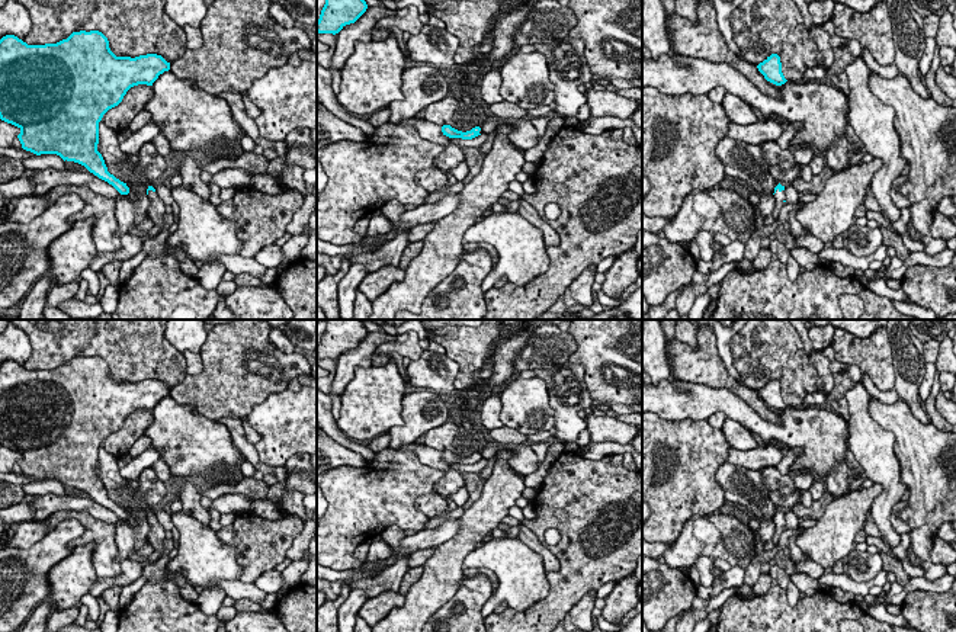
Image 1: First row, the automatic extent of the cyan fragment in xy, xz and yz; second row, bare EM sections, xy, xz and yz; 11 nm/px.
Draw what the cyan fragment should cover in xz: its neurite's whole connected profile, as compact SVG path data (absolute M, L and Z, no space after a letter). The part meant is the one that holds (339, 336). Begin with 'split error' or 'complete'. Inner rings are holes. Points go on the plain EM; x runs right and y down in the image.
complete | M327 320L317 346L317 357L336 360L346 350L355 349L366 334L362 320Z

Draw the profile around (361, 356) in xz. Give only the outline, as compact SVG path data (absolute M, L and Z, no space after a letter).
M368 331L366 337L355 349L343 352L337 359L337 369L330 394L341 397L347 384L355 376L355 369L370 368L376 347L384 343L395 341L397 336L398 334L388 334L385 331Z

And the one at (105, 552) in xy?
M61 510L48 517L46 533L49 533L58 523L67 519L77 519L84 526L84 533L71 540L70 546L77 548L89 543L94 543L93 549L93 567L97 577L116 577L122 572L118 558L118 546L115 542L115 524L100 522L92 517L86 510L73 511Z

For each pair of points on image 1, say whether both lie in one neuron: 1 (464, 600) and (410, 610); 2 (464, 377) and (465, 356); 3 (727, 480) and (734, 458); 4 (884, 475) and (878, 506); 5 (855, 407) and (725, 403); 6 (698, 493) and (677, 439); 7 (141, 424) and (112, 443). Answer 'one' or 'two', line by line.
1: two
2: one
3: two
4: one
5: two
6: one
7: one

